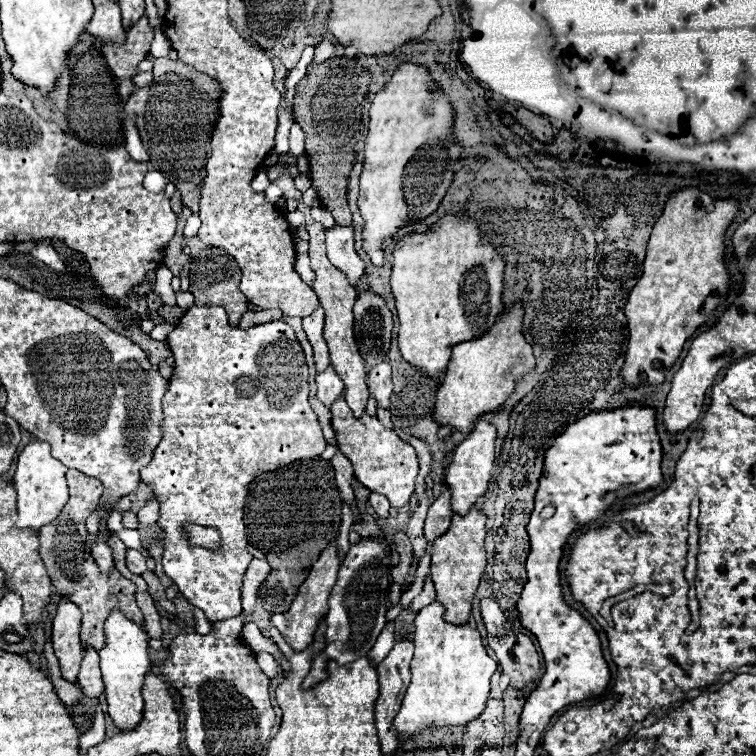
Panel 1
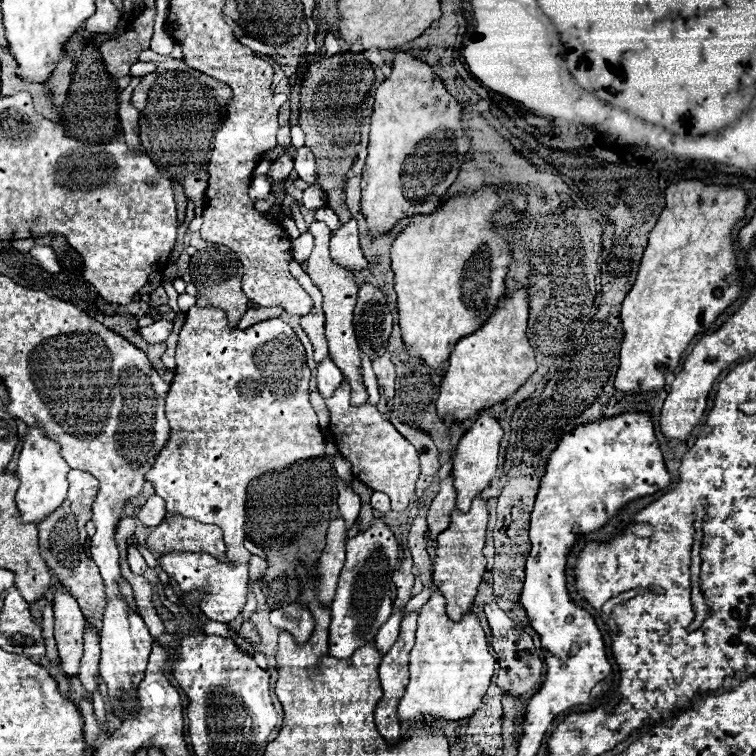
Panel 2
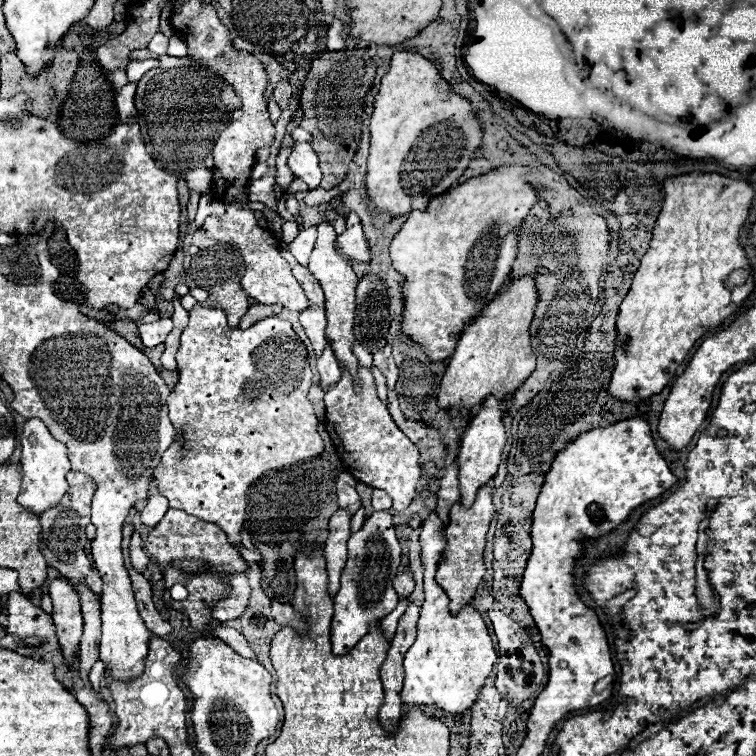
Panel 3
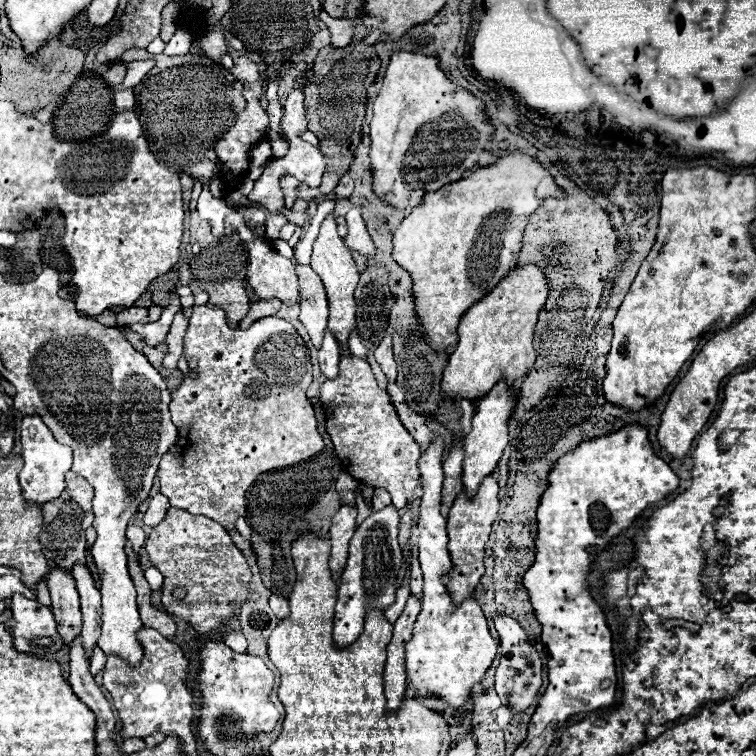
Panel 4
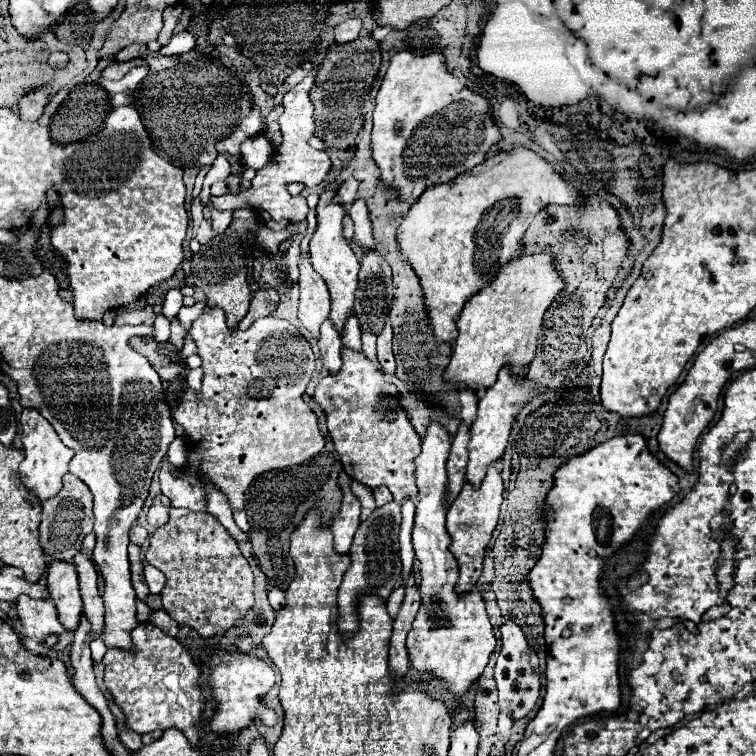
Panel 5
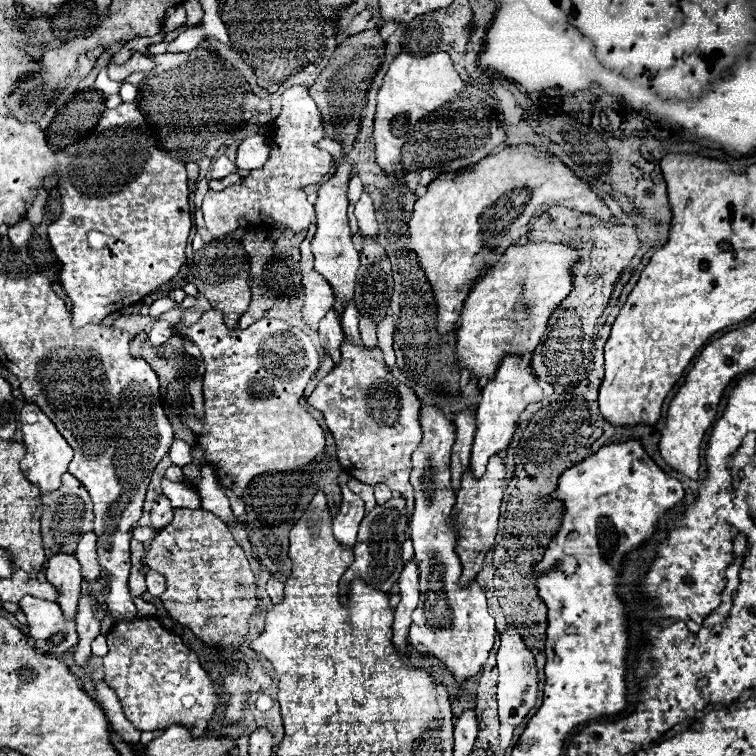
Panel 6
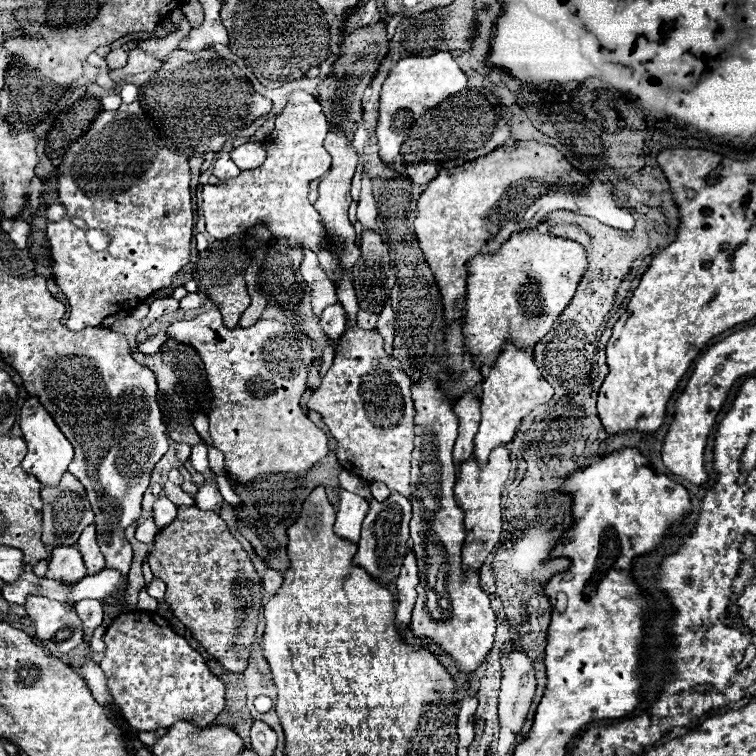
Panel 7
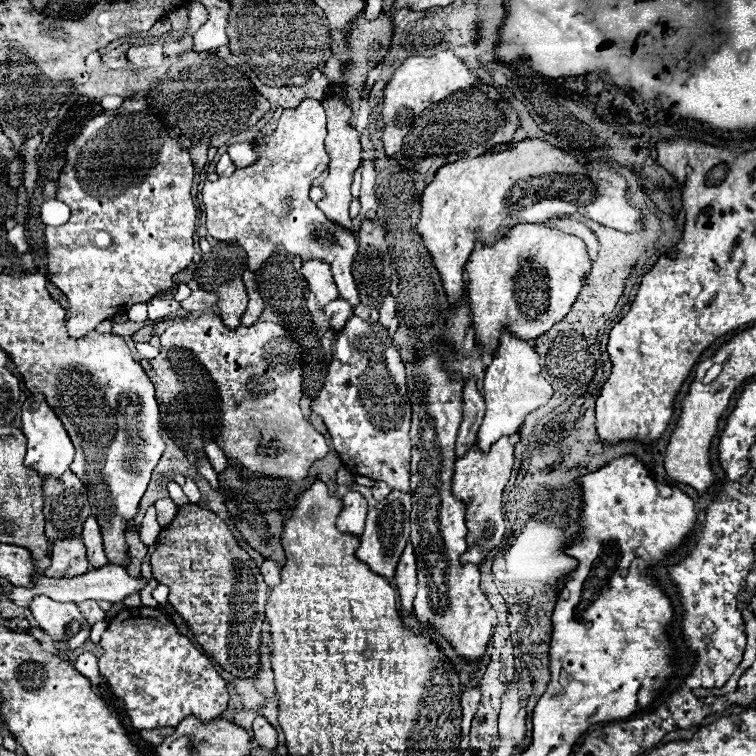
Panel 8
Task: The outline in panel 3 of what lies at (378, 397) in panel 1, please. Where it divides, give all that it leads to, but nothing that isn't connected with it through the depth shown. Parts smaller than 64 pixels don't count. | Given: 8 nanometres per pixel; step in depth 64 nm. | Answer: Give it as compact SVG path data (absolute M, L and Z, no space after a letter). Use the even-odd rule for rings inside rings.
M386 346L384 350L374 354L374 366L386 376L386 386L388 386L388 390L392 390L396 384L396 378L398 378L398 368L390 354L390 346Z

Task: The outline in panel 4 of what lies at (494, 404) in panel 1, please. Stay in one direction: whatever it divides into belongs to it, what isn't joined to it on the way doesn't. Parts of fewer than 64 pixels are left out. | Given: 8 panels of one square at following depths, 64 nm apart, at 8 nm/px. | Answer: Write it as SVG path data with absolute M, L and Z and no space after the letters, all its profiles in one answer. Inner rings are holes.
M524 266L504 276L488 296L474 304L460 320L460 340L456 350L450 354L442 376L442 398L476 402L478 398L486 396L500 380L508 382L510 388L516 380L524 378L536 360L532 334L548 292L550 290L542 270L536 266Z

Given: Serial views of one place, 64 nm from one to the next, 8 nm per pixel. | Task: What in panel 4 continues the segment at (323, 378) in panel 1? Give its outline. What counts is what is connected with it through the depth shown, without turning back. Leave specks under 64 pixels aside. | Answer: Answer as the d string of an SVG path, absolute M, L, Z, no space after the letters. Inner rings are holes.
M326 330L326 332L324 332L322 348L318 350L318 364L320 364L322 376L324 376L326 380L332 380L332 376L338 376L338 362L340 362L338 342L336 342L336 338Z

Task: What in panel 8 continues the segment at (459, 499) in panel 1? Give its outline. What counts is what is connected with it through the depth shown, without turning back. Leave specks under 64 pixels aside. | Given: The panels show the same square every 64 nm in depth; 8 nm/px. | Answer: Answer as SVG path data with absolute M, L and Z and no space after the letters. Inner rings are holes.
M508 332L500 336L500 346L496 352L496 358L486 370L484 378L484 402L486 402L486 416L482 420L482 426L476 436L476 444L482 452L488 452L494 442L498 442L502 436L512 436L522 426L524 418L544 406L552 398L554 390L552 386L542 378L538 354L534 350L532 342L522 342Z

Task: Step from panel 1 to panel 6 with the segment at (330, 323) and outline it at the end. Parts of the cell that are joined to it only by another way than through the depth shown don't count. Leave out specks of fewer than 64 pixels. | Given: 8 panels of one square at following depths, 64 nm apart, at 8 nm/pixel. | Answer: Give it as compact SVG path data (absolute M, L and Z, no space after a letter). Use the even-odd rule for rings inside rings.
M320 140L318 148L328 150L332 158L336 160L336 178L328 178L320 190L318 190L318 202L314 206L316 218L318 218L318 230L312 238L312 252L314 252L314 268L320 272L332 286L336 302L334 302L334 312L338 316L344 314L344 306L352 300L354 296L354 286L356 286L356 272L358 272L358 252L352 246L352 236L348 228L348 218L346 218L346 190L348 190L348 180L350 180L350 170L352 164L348 158L342 154L342 146L336 140Z

